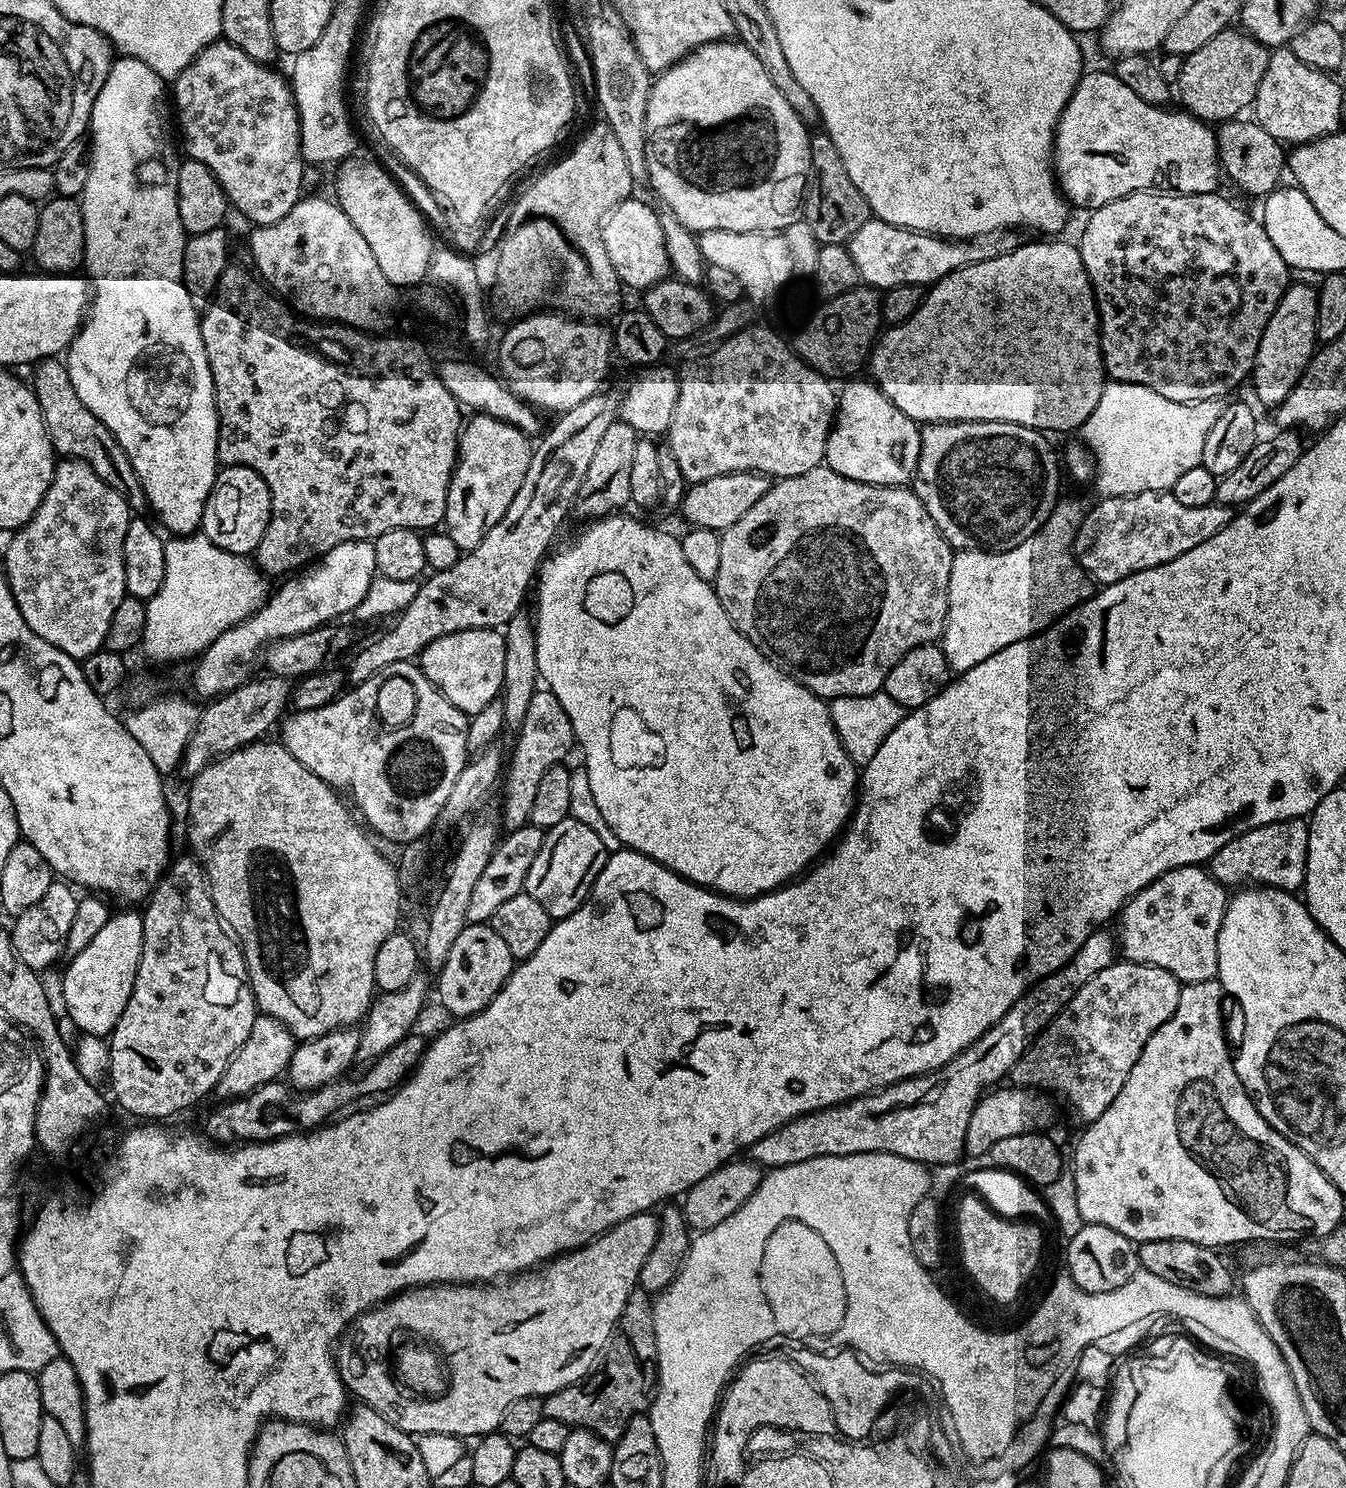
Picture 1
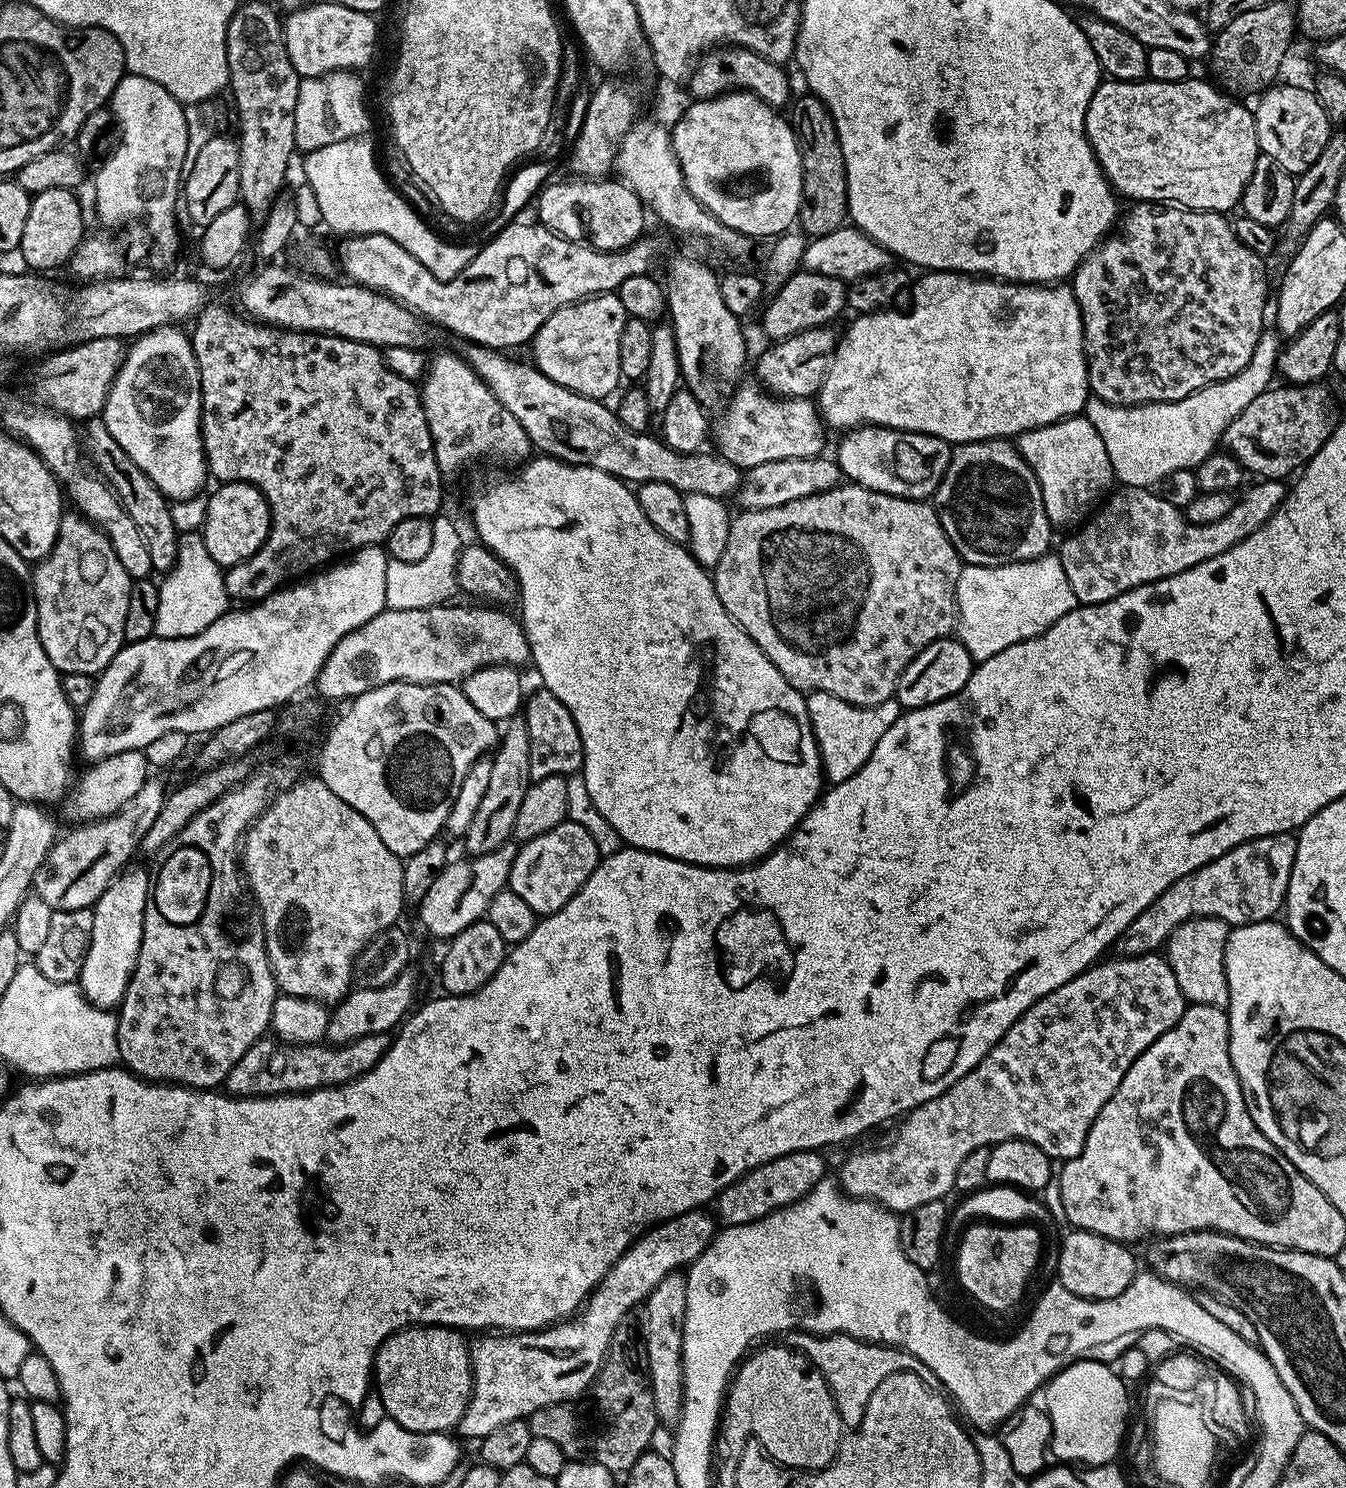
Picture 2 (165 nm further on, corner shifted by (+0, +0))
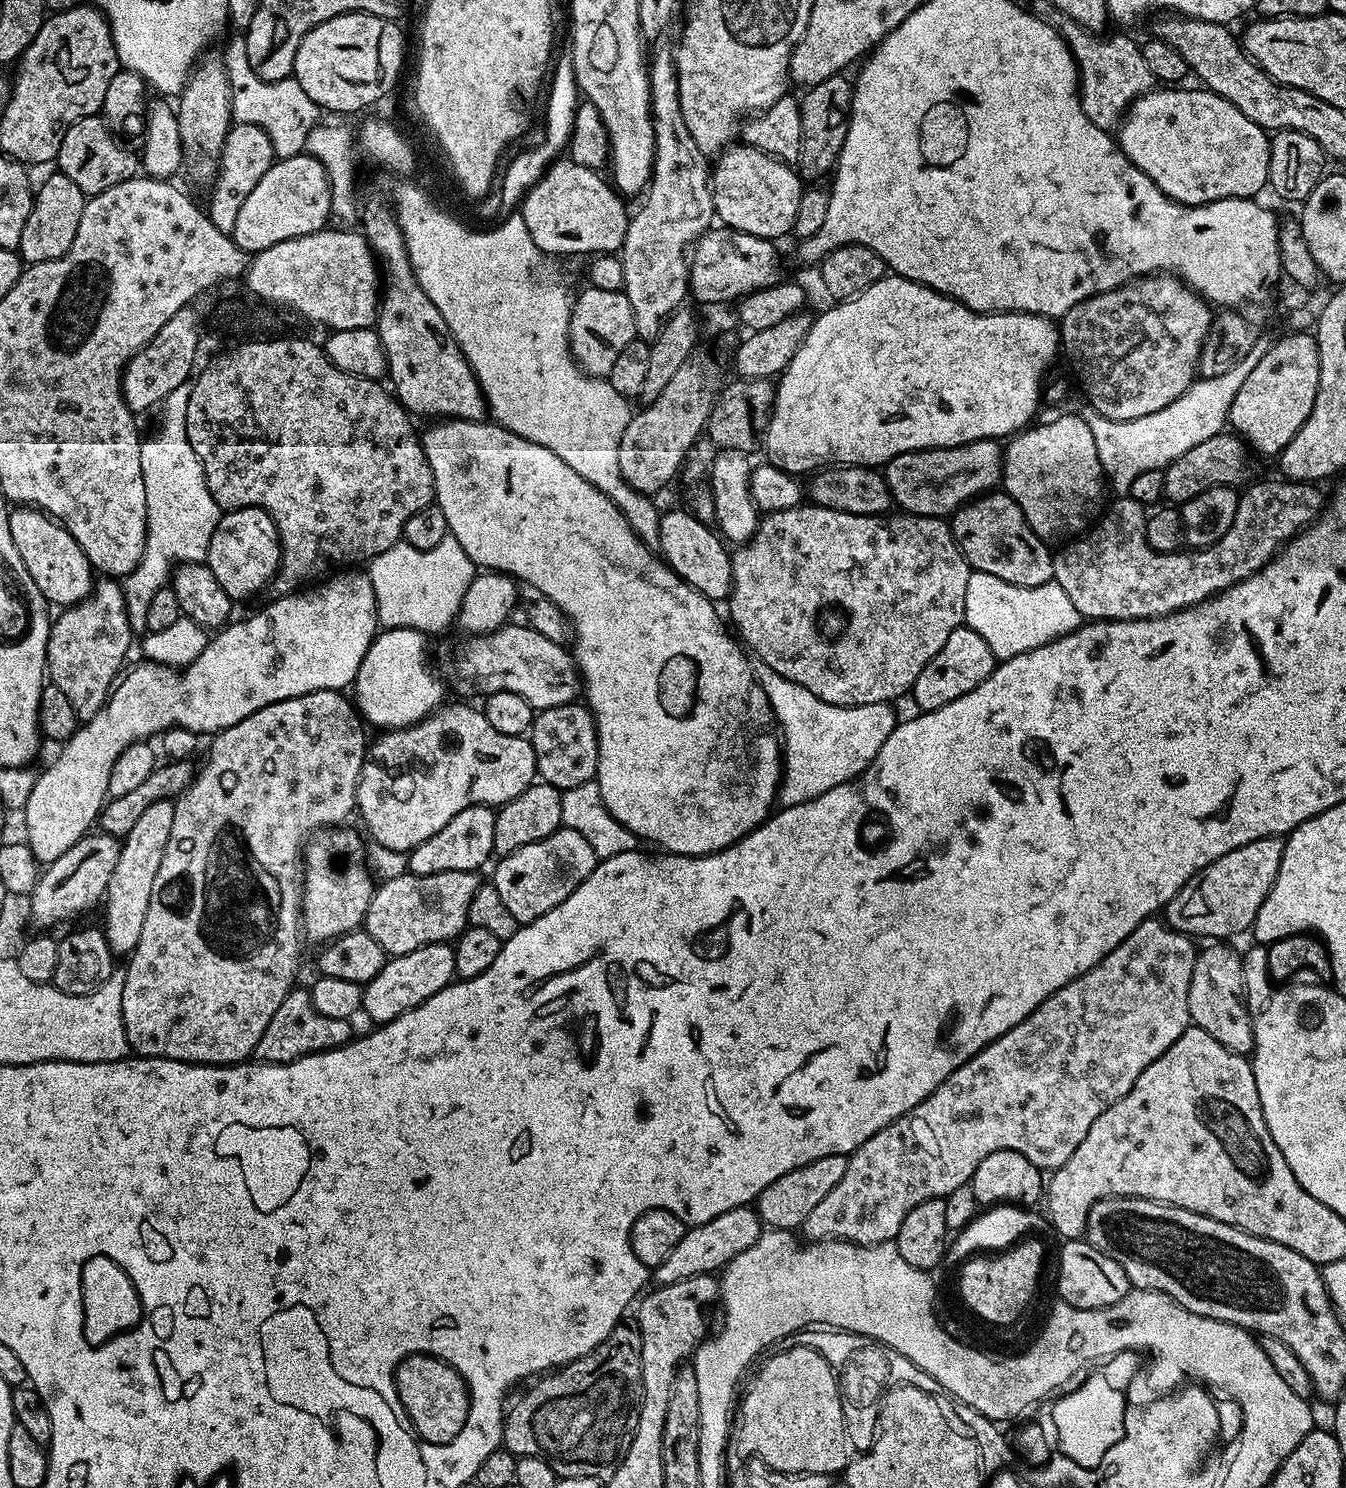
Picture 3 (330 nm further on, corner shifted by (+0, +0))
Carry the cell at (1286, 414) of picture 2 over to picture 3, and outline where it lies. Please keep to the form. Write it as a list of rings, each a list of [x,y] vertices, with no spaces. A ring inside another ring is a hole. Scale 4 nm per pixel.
[[[1228,430],[1219,432],[1214,438],[1206,438],[1206,442],[1198,442],[1198,446],[1186,450],[1182,458],[1163,469],[1165,497],[1173,505],[1179,506],[1211,488],[1247,485],[1252,468],[1248,465],[1246,450],[1247,445]]]

